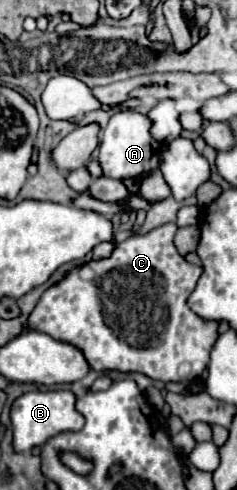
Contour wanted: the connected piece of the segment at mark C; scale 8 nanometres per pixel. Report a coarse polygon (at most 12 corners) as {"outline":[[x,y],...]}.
{"outline":[[177,225],[49,287],[29,329],[95,371],[193,379],[217,323]]}

